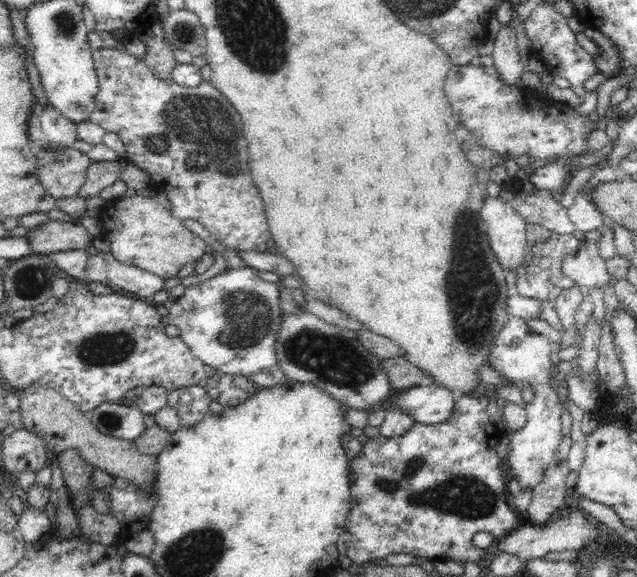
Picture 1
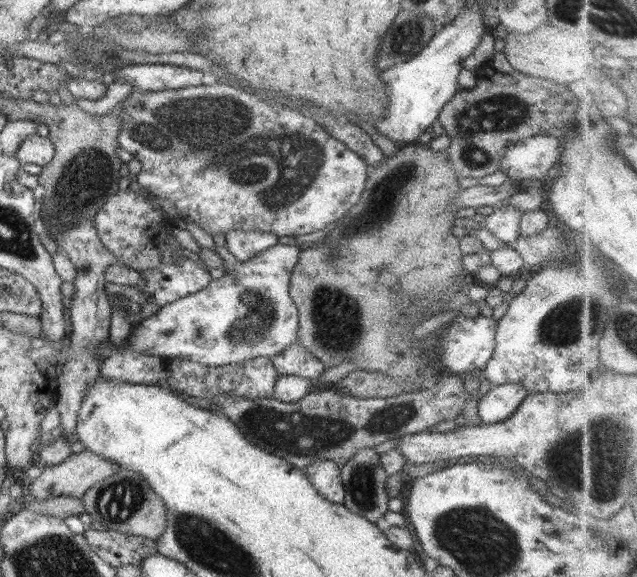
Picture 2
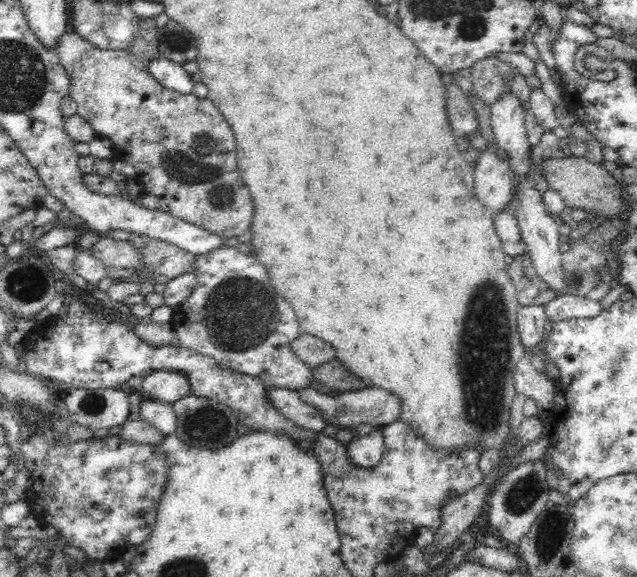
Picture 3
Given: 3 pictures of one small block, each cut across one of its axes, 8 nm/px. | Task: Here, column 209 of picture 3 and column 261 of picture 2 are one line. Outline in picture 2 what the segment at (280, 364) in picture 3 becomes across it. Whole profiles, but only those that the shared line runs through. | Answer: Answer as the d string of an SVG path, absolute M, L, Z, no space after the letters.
M305 242L300 244L278 243L277 246L271 247L269 250L261 252L261 254L255 255L248 261L239 262L229 274L225 274L219 280L211 280L206 288L200 290L199 292L196 292L196 294L190 294L190 296L180 298L179 300L171 302L170 304L161 306L160 309L150 318L146 318L142 320L142 322L139 322L137 324L137 329L132 328L132 332L124 341L126 347L134 351L144 352L144 354L147 354L147 351L150 351L150 354L154 355L155 357L160 357L163 360L171 359L172 357L180 357L180 359L196 361L209 367L224 366L230 363L242 363L248 359L256 357L274 357L274 355L284 351L286 347L290 347L290 345L292 345L292 343L294 343L294 341L296 341L298 338L297 335L299 330L299 311L297 310L297 305L289 294L289 279L291 270L296 267L297 260L299 259L300 254L304 250L306 245L307 244Z

